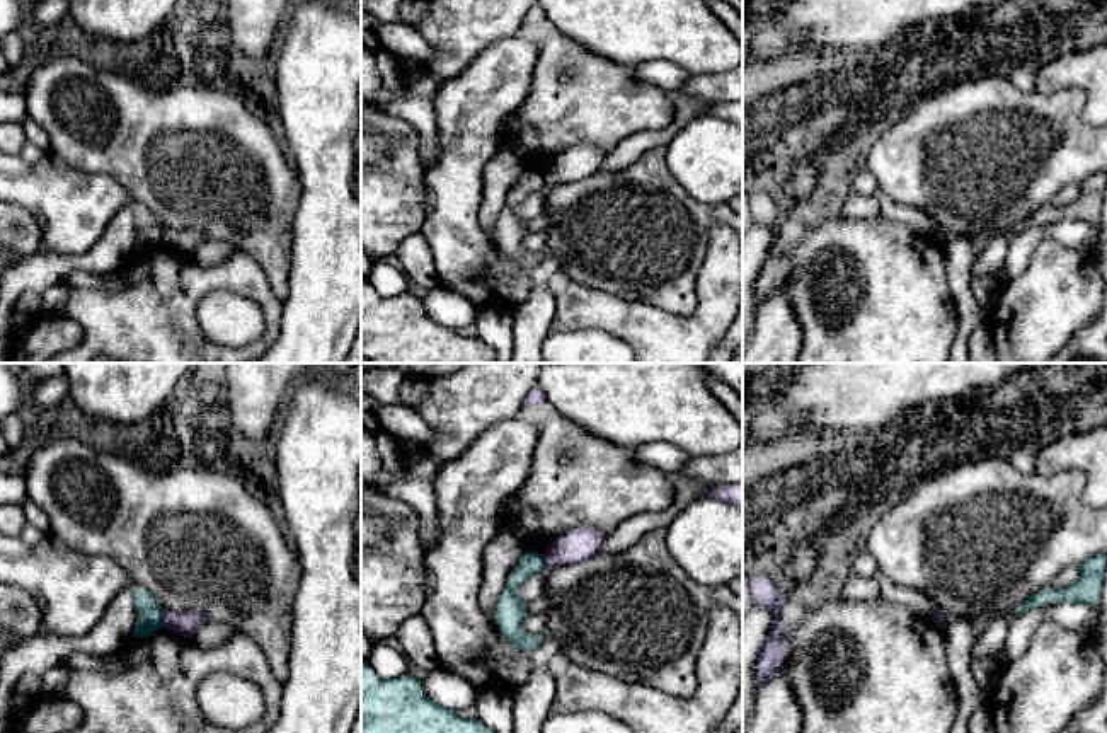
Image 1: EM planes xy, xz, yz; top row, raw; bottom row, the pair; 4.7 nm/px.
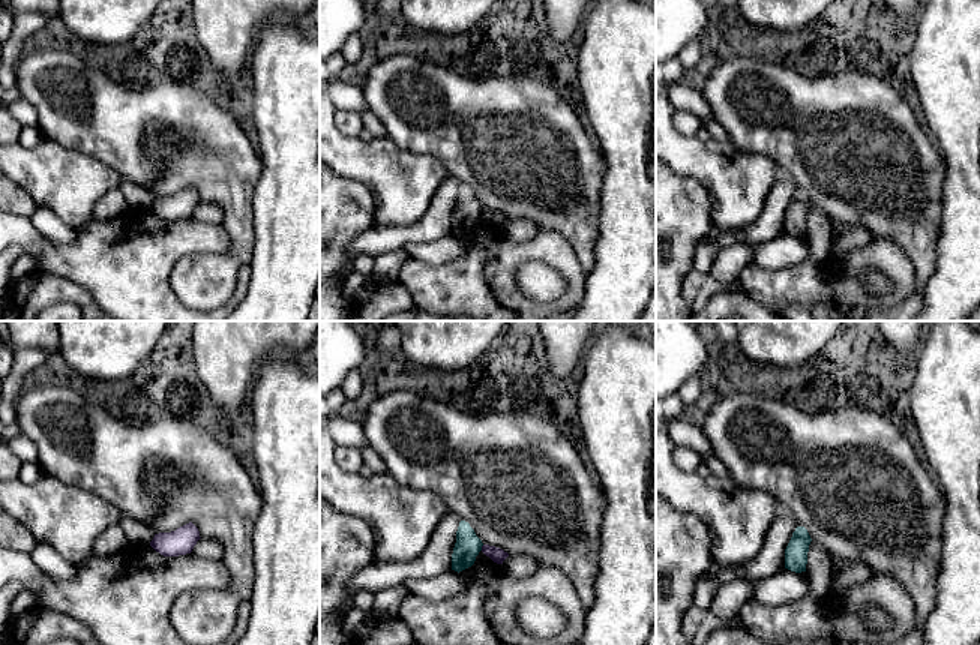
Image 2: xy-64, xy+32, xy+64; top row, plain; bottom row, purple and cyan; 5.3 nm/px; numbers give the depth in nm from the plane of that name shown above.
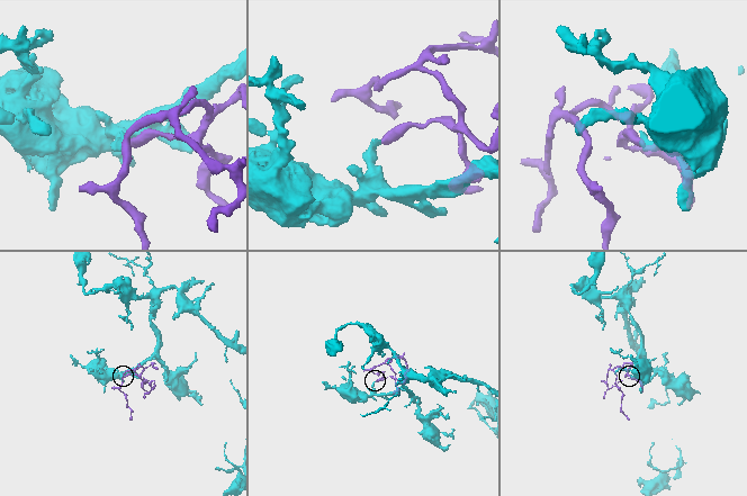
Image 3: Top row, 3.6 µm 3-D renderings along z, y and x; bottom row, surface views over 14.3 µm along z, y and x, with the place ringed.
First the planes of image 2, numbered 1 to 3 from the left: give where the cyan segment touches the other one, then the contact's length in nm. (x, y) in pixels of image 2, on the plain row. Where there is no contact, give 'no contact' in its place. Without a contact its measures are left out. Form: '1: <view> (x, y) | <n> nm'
1: no contact
2: xy+32 (482, 212) | 40 nm
3: no contact

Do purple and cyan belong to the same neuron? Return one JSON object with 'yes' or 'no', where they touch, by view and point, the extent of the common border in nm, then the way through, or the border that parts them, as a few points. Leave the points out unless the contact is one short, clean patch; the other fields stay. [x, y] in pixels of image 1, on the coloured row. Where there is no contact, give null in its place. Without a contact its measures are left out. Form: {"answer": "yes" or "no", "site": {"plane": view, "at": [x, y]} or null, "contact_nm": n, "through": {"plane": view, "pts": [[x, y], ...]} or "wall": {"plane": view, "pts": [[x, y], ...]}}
{"answer": "no", "site": {"plane": "xy", "at": [164, 619]}, "contact_nm": 80, "wall": {"plane": "xy", "pts": [[162, 611], [164, 626]]}}

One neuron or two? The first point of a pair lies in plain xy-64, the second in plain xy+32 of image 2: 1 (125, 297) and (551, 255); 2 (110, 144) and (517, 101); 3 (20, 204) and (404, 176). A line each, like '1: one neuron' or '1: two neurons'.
1: one neuron
2: one neuron
3: two neurons

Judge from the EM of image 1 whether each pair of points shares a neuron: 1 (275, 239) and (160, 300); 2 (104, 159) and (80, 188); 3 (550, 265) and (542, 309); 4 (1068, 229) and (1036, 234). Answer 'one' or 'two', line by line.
1: two
2: two
3: one
4: one

